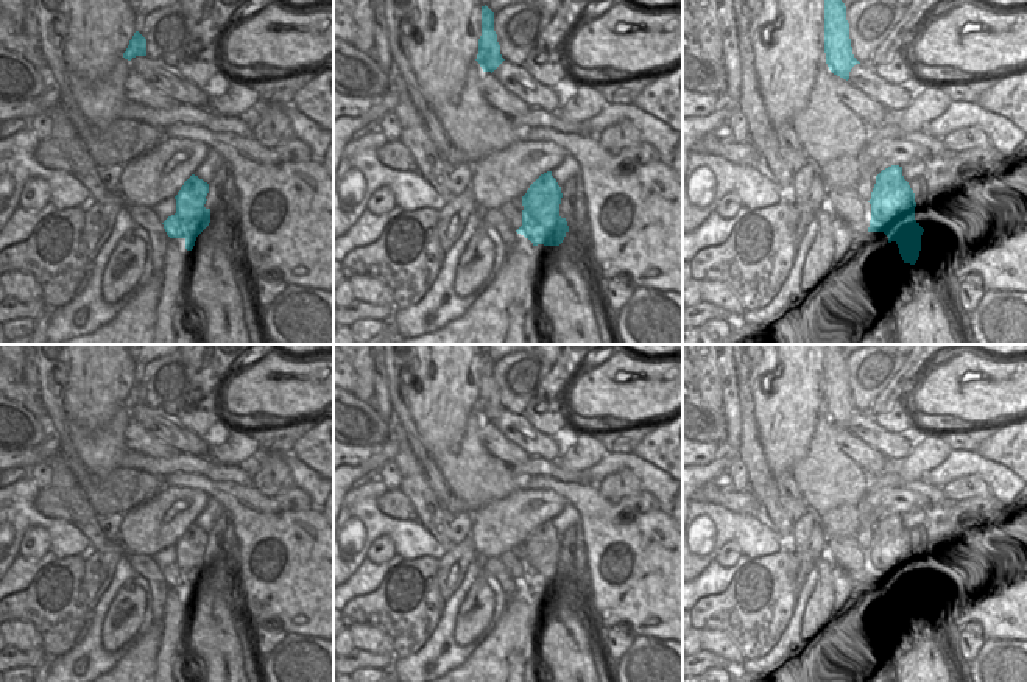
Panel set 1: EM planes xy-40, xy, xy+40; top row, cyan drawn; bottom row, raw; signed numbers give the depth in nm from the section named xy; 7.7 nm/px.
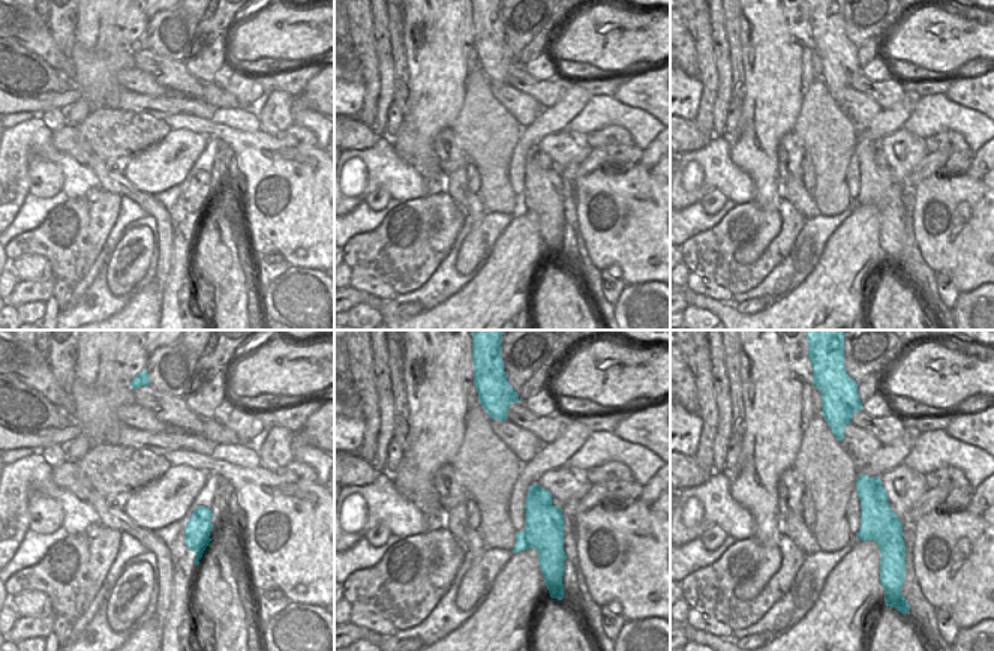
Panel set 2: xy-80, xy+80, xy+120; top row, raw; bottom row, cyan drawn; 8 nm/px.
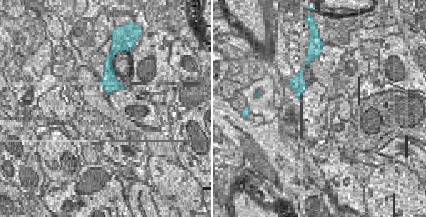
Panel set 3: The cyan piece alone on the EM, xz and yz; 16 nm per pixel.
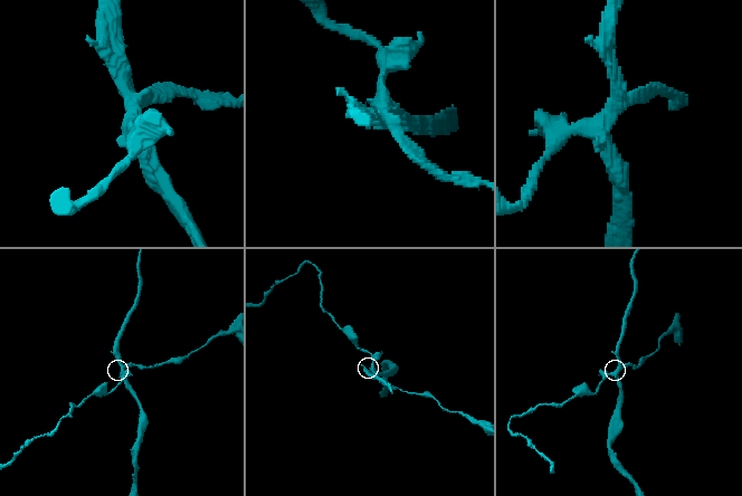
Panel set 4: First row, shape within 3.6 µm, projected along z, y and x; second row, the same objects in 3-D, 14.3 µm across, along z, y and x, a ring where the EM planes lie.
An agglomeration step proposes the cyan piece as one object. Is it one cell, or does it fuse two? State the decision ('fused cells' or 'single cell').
fused cells

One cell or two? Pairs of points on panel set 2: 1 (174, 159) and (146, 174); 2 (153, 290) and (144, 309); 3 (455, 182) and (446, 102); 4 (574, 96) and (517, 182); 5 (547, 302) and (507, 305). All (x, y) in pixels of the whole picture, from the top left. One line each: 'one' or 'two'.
1: one
2: one
3: two
4: one
5: two

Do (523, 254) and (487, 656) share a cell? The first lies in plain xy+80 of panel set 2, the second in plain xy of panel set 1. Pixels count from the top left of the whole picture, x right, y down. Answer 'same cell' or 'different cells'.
same cell

